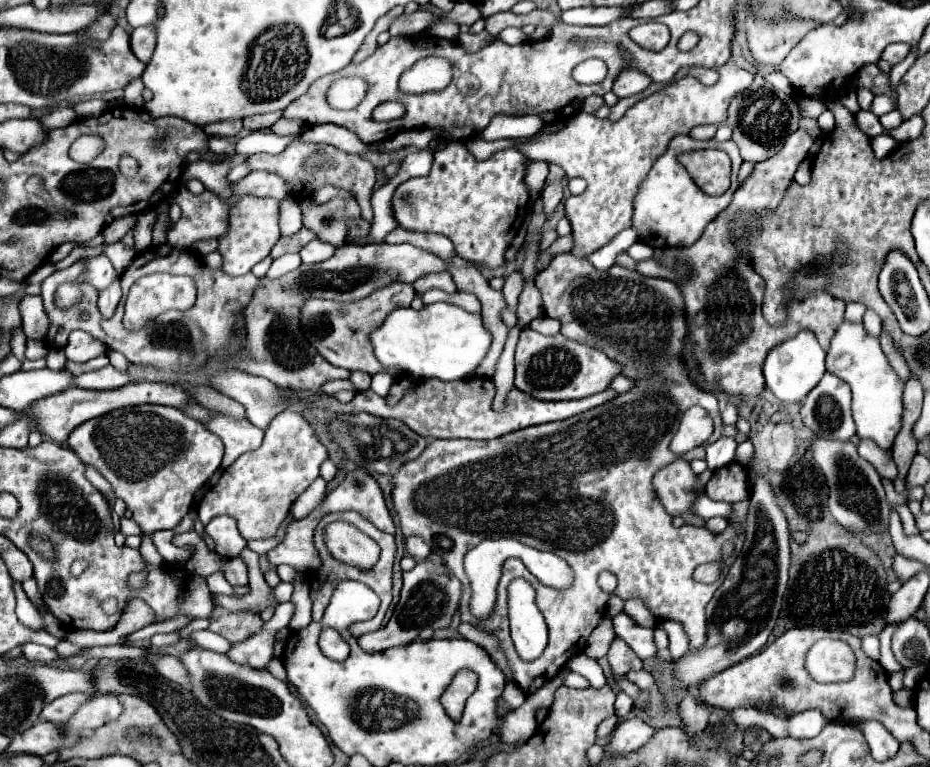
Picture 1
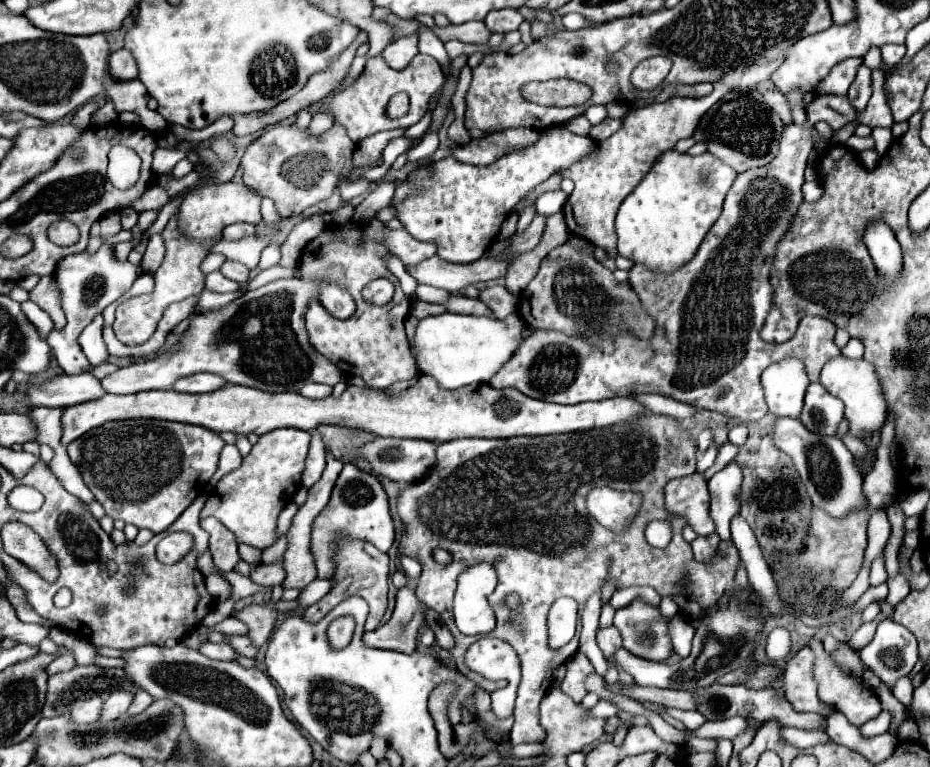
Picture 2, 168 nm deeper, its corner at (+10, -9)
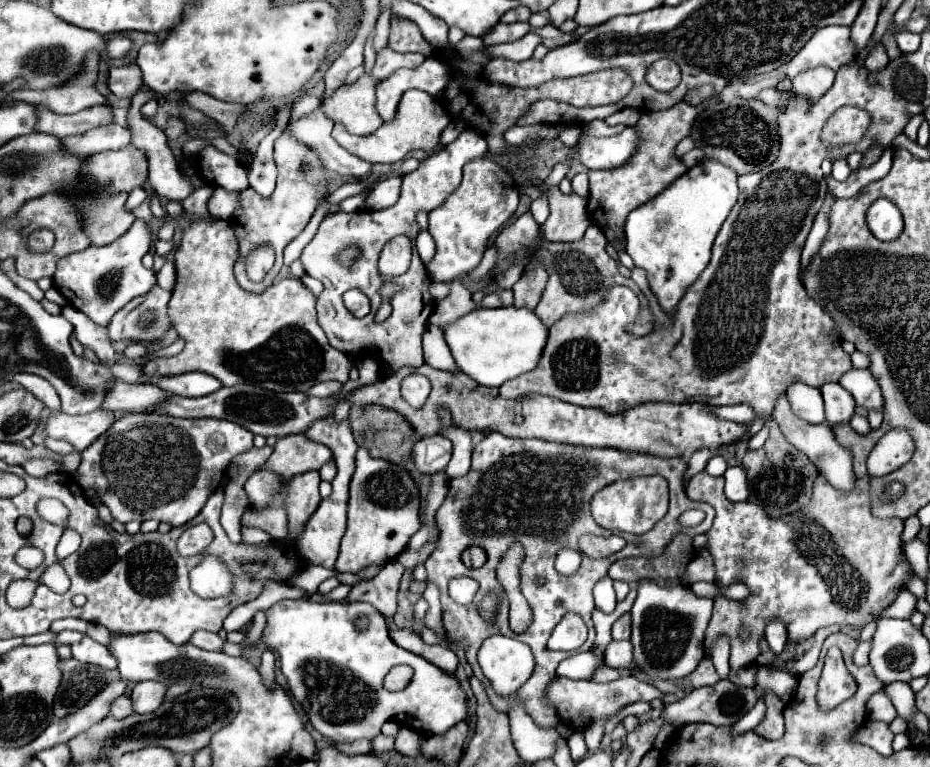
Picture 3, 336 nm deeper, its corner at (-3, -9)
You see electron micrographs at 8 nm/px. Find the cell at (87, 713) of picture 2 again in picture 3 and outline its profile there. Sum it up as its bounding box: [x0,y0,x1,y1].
[110,695,132,719]

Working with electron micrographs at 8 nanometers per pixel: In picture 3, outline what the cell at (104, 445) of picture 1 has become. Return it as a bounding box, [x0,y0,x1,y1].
[78,413,252,527]

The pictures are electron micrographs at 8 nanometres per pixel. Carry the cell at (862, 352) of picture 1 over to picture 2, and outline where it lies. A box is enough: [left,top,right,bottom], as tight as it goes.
[821,355,887,437]

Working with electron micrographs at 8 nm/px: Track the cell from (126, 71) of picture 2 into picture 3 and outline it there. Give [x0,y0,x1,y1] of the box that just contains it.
[108,63,142,99]

